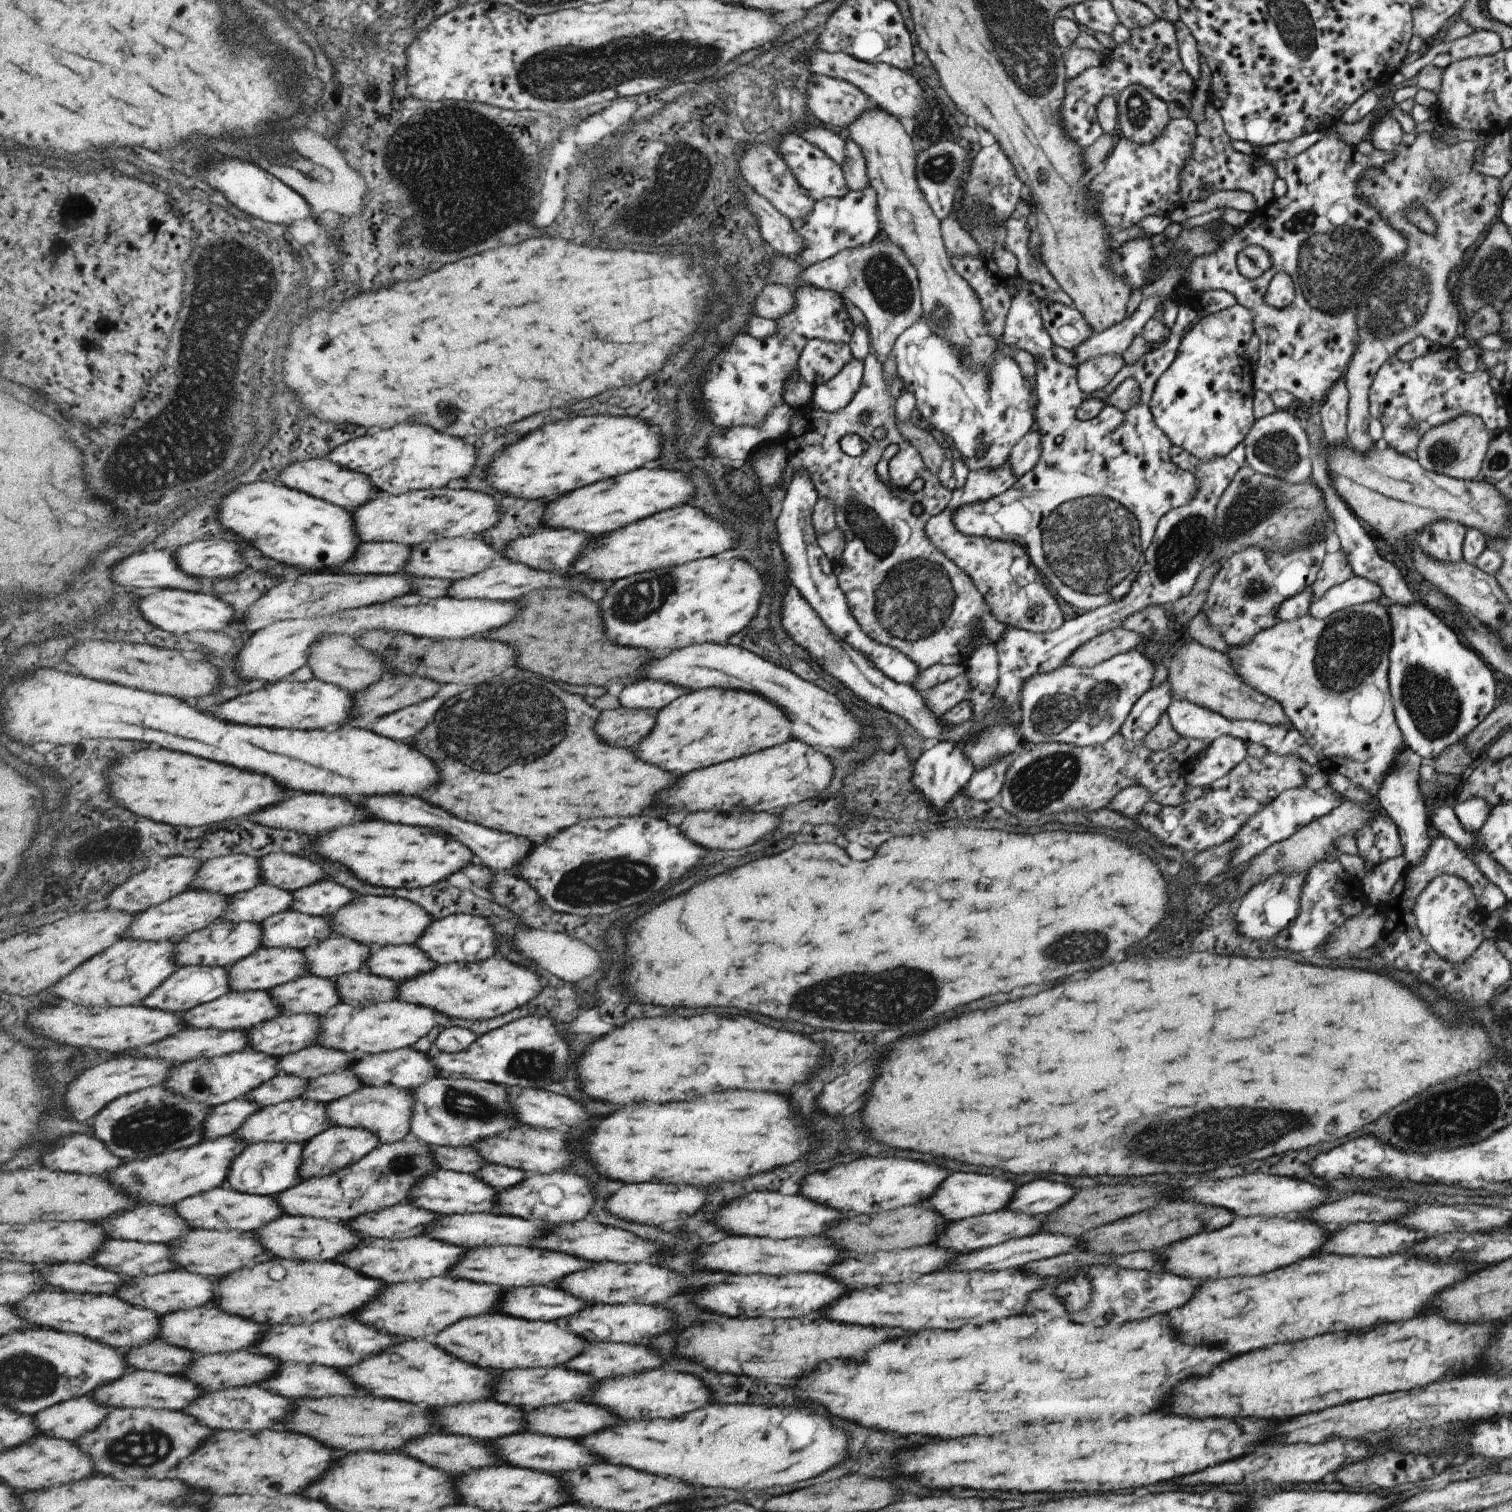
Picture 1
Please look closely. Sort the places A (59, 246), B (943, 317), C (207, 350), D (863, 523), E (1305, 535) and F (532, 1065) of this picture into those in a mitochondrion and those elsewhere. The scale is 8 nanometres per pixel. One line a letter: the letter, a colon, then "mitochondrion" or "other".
A: other
B: mitochondrion
C: mitochondrion
D: mitochondrion
E: mitochondrion
F: mitochondrion

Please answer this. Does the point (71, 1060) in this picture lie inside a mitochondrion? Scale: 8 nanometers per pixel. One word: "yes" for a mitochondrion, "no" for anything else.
no

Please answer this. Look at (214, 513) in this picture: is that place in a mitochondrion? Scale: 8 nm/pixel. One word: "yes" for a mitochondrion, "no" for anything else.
no

